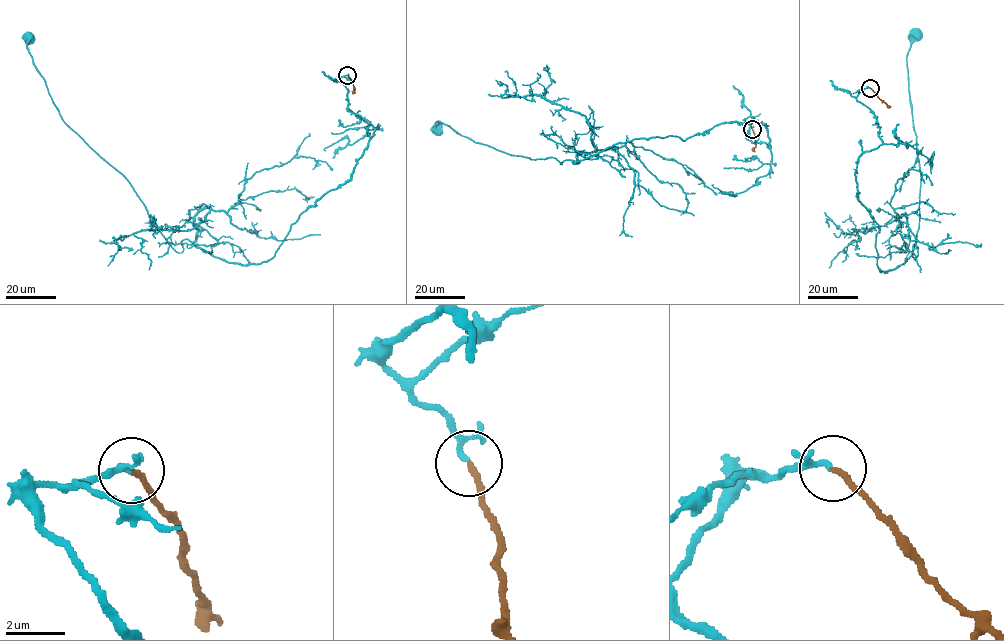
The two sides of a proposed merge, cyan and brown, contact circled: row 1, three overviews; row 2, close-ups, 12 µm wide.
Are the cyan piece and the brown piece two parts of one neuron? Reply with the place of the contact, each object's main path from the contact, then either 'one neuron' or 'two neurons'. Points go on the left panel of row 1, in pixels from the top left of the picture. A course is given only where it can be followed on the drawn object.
(347, 75) | cyan via (347, 75), (375, 129), (352, 176), (239, 265), (173, 249), (63, 121), (28, 38) | brown via (347, 75), (355, 92) | one neuron

